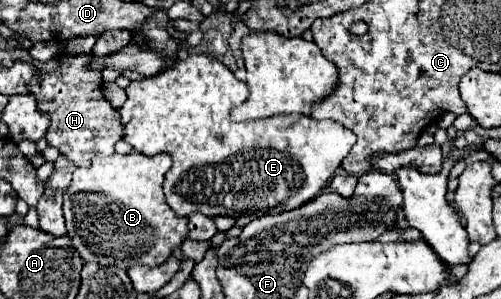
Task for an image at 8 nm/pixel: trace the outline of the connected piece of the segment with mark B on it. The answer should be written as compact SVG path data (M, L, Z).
M132 151L130 155L96 155L90 167L78 167L74 171L72 185L66 191L64 199L64 217L68 235L74 239L76 251L84 261L94 261L98 265L114 265L122 269L130 269L134 265L158 267L172 257L172 251L182 247L188 239L188 217L176 215L162 193L164 175L172 167L172 157L168 153L160 153L154 157L146 157L142 153Z

